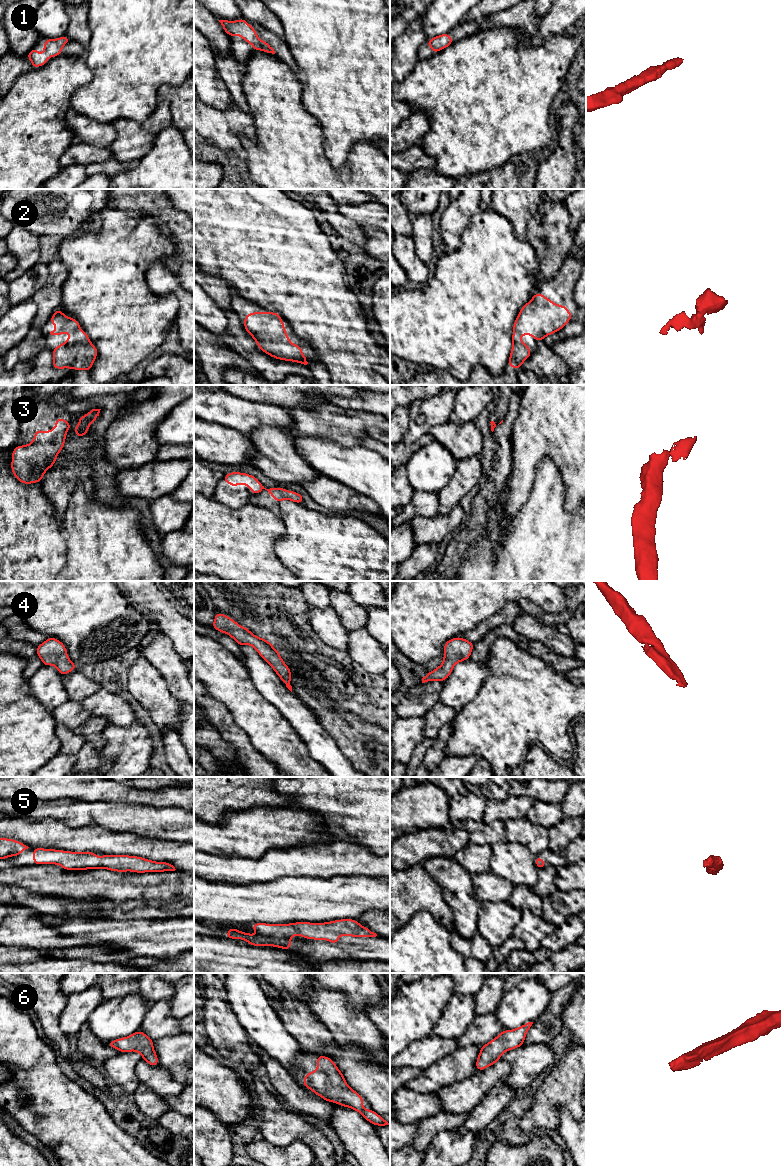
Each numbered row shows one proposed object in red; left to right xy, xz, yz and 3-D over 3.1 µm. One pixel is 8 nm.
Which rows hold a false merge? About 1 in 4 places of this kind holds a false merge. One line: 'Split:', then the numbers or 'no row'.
Split: 3

